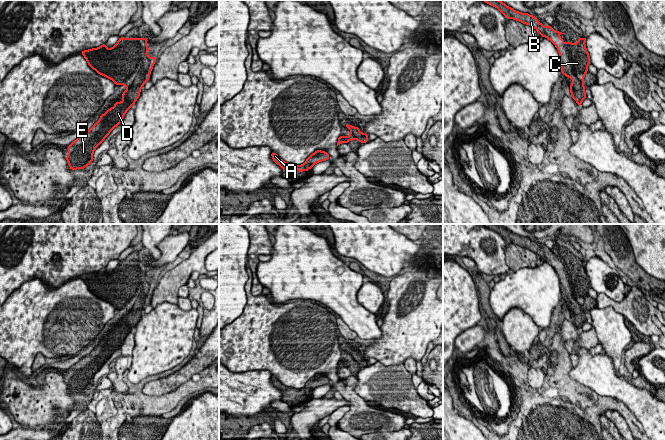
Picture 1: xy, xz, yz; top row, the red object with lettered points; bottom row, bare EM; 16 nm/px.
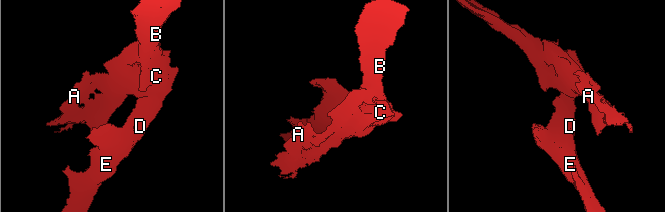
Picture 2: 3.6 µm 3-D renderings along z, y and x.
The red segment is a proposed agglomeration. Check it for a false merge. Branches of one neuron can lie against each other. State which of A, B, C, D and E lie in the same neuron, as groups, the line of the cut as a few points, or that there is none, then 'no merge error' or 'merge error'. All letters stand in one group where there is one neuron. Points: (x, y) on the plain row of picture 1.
A B C D E | no cut | no merge error

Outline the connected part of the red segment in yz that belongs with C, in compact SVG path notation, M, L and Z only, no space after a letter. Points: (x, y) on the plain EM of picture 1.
M500 224L483 225L497 232L506 243L513 243L535 252L538 258L546 261L555 269L560 280L561 297L573 305L570 308L570 317L574 325L581 330L586 322L585 310L583 309L584 301L591 286L585 269L586 262L578 262L578 265L574 267L566 266L559 260L565 257L555 255L550 249L545 251L533 239L518 236Z

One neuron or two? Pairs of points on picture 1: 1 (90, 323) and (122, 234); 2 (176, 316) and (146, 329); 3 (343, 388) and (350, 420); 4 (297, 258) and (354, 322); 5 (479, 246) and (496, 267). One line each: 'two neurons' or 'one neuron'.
1: two neurons
2: one neuron
3: one neuron
4: one neuron
5: one neuron

